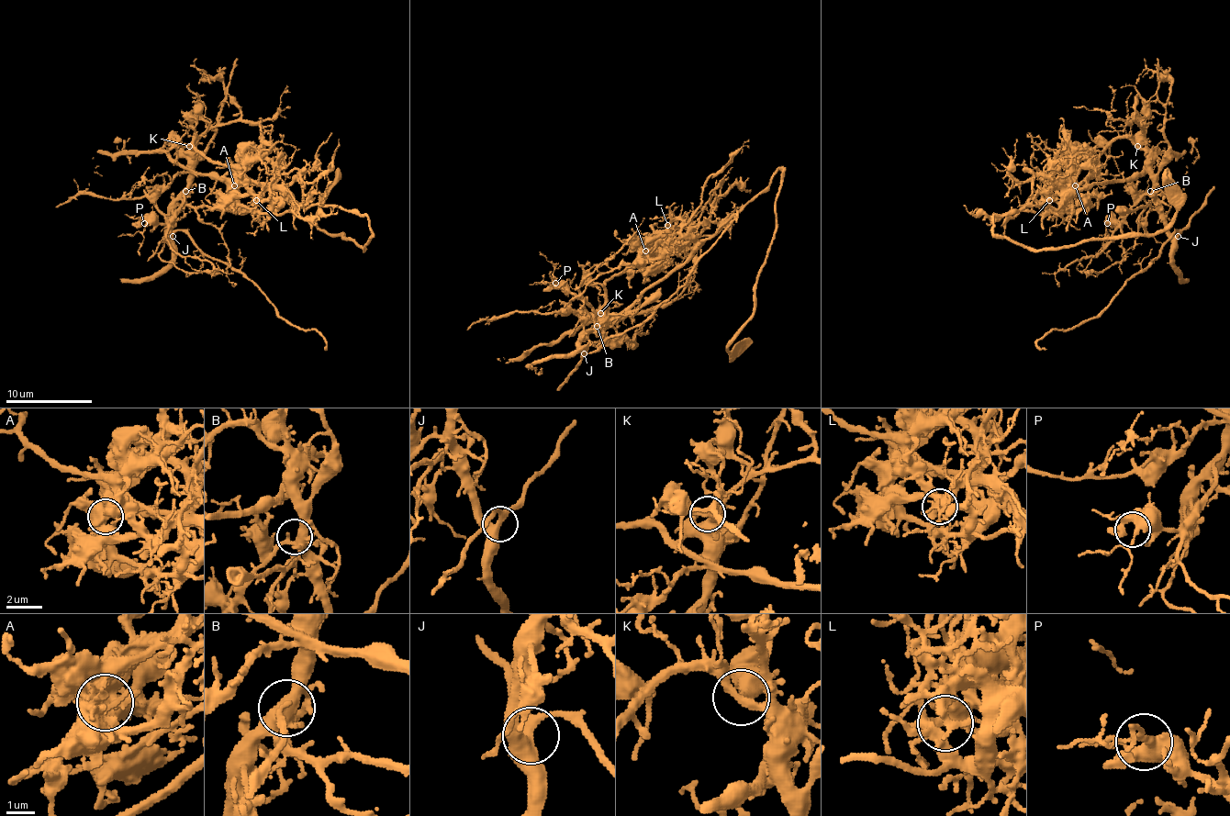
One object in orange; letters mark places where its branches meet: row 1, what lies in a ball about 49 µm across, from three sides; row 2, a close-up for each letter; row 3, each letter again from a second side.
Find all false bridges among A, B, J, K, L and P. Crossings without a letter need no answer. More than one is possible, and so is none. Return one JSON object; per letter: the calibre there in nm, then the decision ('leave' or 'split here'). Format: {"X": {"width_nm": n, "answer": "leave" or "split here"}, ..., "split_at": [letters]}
{"A": {"width_nm": 500, "answer": "split here"}, "B": {"width_nm": 440, "answer": "leave"}, "J": {"width_nm": 360, "answer": "leave"}, "K": {"width_nm": 280, "answer": "leave"}, "L": {"width_nm": 400, "answer": "leave"}, "P": {"width_nm": 400, "answer": "leave"}, "split_at": ["A"]}

